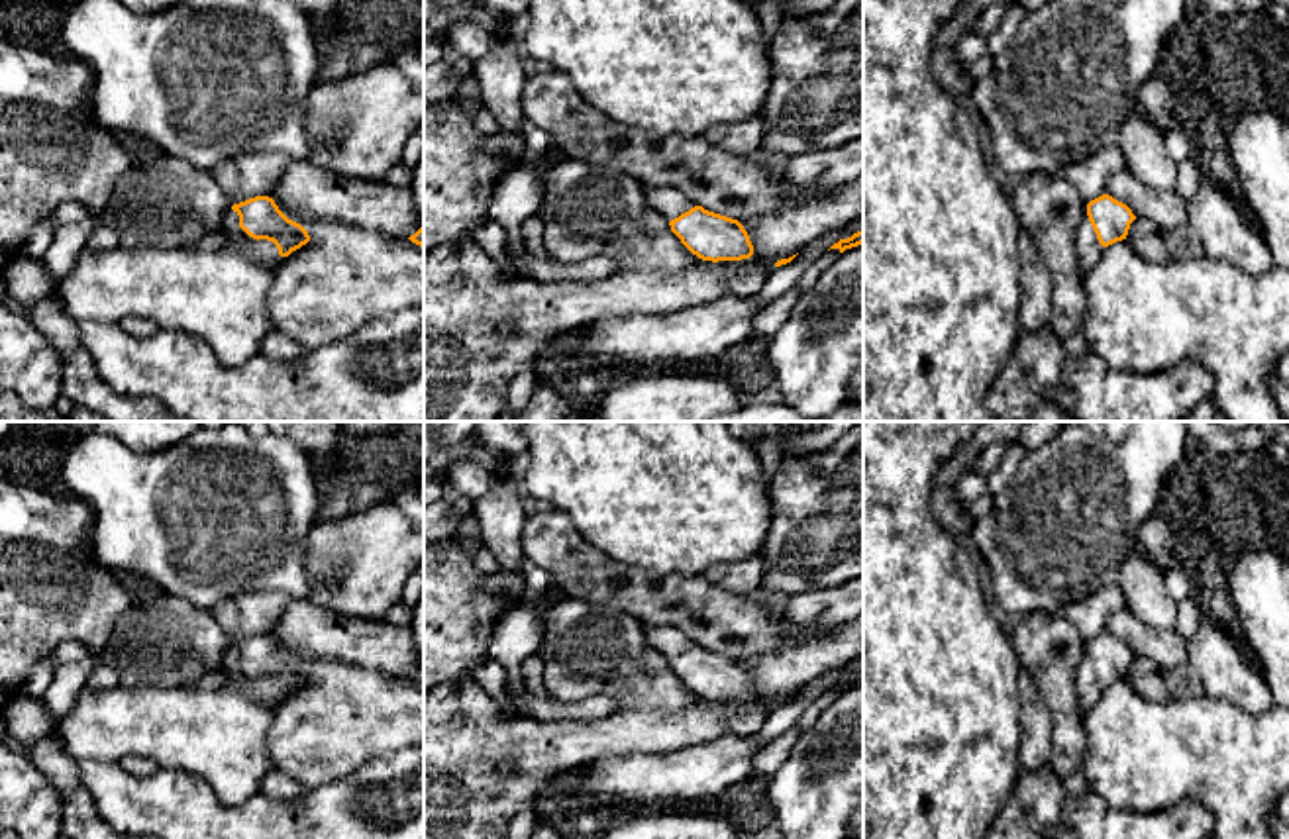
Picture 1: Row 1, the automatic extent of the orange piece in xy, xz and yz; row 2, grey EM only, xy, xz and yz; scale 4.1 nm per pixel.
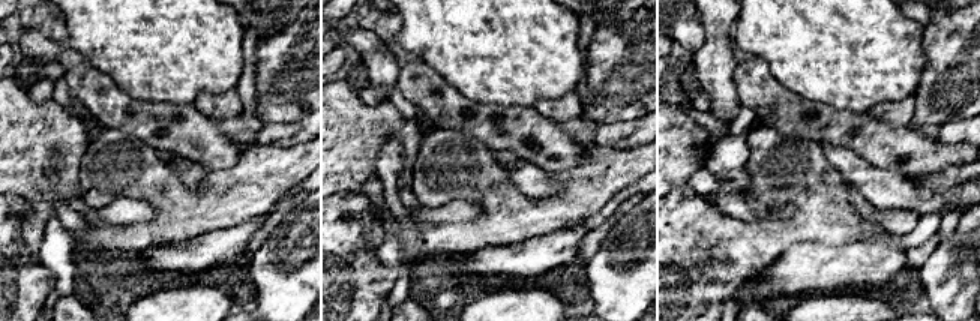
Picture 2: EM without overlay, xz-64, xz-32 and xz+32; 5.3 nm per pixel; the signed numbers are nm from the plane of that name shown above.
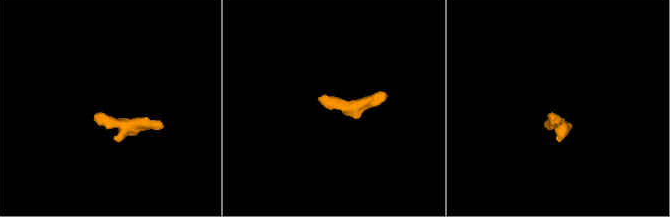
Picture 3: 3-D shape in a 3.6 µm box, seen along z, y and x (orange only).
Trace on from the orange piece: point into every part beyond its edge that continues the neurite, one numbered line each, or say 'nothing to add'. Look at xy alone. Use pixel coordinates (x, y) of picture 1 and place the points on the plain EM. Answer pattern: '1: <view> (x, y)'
1: xy (236, 679)

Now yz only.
1: yz (1087, 685)

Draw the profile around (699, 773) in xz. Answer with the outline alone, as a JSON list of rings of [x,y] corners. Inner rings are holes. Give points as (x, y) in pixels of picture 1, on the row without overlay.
[[[757,735],[720,739],[671,753],[600,757],[585,766],[575,802],[591,810],[683,804],[702,808],[751,776]]]

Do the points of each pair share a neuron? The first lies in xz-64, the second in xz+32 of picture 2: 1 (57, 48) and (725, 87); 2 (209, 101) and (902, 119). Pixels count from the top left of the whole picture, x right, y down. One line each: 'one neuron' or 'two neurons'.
1: two neurons
2: one neuron

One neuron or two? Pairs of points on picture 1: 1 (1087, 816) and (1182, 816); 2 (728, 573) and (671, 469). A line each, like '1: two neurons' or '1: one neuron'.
1: one neuron
2: two neurons

